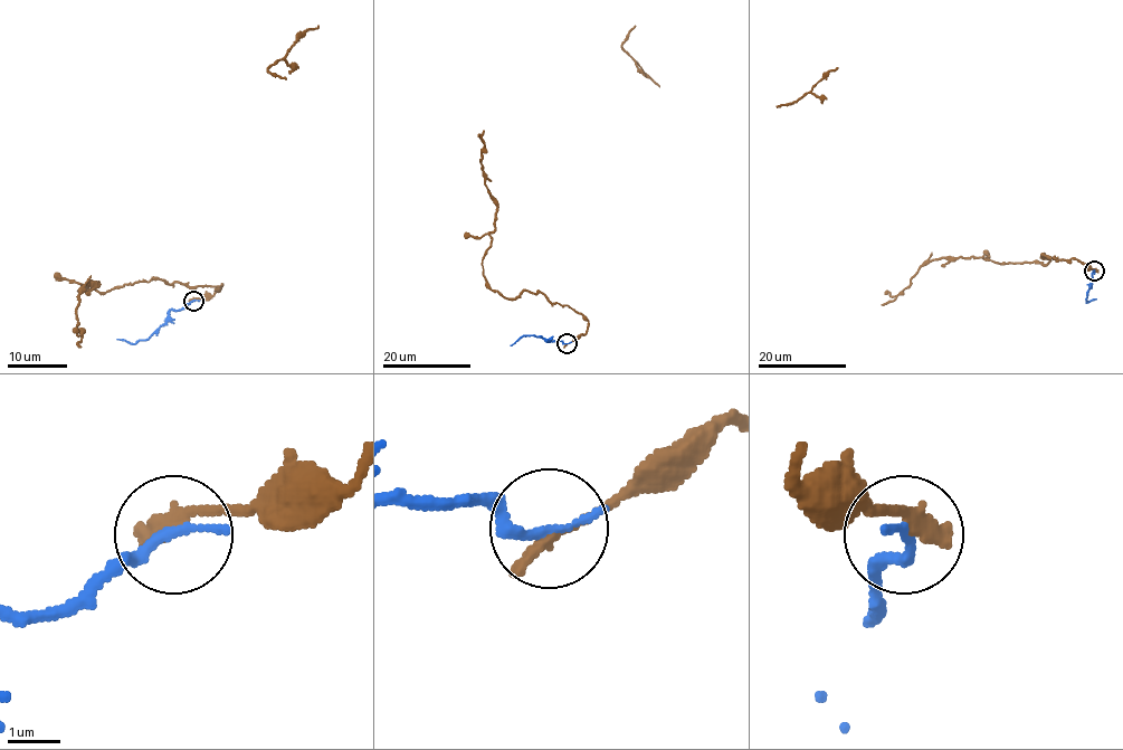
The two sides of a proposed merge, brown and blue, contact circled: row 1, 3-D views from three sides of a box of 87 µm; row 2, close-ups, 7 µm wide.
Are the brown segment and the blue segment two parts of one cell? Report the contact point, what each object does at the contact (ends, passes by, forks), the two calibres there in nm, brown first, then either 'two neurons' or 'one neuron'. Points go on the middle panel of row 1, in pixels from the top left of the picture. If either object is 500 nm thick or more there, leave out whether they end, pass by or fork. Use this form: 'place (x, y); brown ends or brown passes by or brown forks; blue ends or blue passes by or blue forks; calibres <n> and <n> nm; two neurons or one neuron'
place (567, 343); brown ends; blue ends; calibres 300 and 200 nm; two neurons

